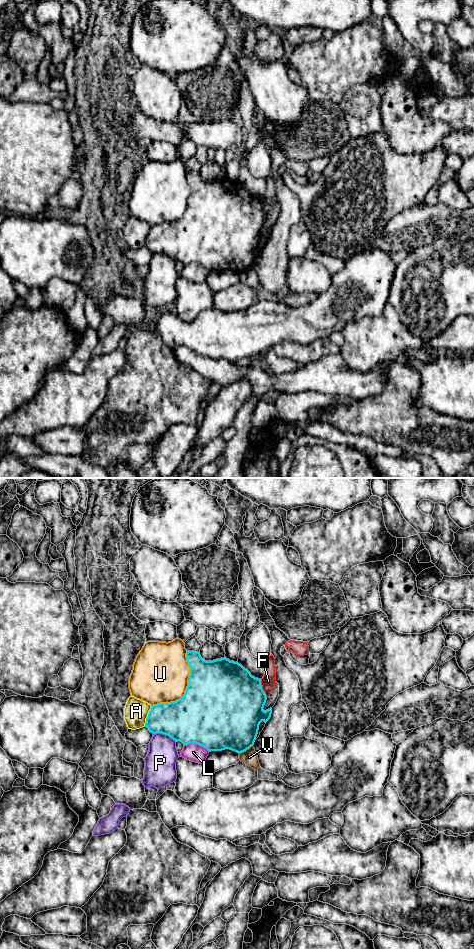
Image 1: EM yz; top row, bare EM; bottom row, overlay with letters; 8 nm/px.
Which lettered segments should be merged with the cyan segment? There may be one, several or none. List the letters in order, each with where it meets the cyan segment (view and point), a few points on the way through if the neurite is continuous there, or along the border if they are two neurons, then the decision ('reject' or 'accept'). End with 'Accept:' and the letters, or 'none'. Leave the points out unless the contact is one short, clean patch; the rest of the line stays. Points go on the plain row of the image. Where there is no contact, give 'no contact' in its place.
A: contact yz (147, 236); reject
F: contact yz (261, 208); reject
L: contact yz (197, 263); reject
P: contact yz (164, 253); reject
U: contact yz (186, 209); reject
V: contact yz (245, 270); border yz (252, 265), (239, 273); reject
Accept: none

